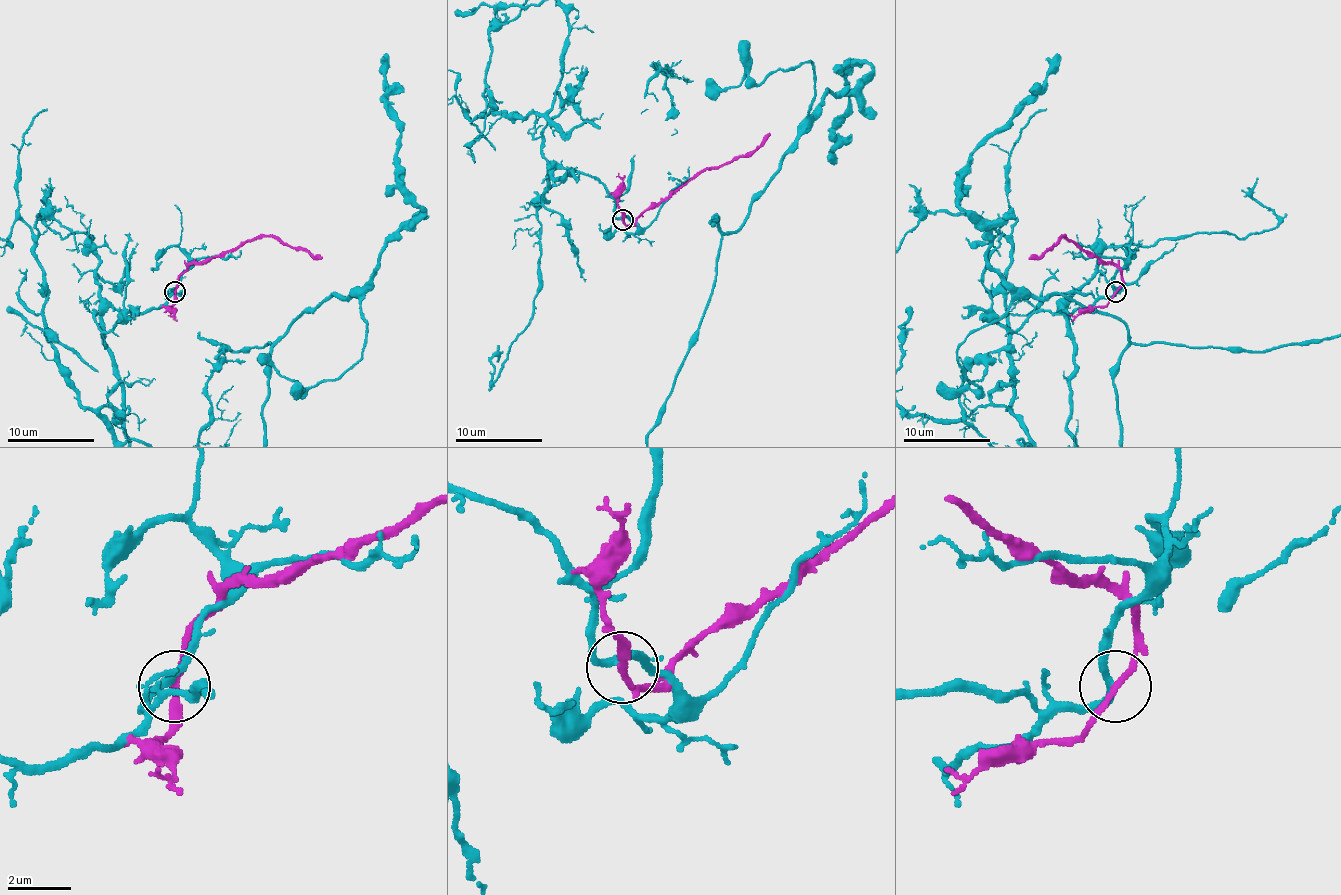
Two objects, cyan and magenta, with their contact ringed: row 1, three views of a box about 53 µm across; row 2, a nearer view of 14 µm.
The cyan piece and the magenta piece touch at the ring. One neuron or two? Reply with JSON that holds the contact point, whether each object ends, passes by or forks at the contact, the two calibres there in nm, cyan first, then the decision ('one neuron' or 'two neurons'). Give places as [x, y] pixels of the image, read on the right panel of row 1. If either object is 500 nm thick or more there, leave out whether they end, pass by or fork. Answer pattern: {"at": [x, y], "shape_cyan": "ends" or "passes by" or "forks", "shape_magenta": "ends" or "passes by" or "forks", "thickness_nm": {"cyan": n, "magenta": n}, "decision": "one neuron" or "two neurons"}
{"at": [1115, 291], "shape_cyan": "passes by", "shape_magenta": "passes by", "thickness_nm": {"cyan": 220, "magenta": 190}, "decision": "two neurons"}

